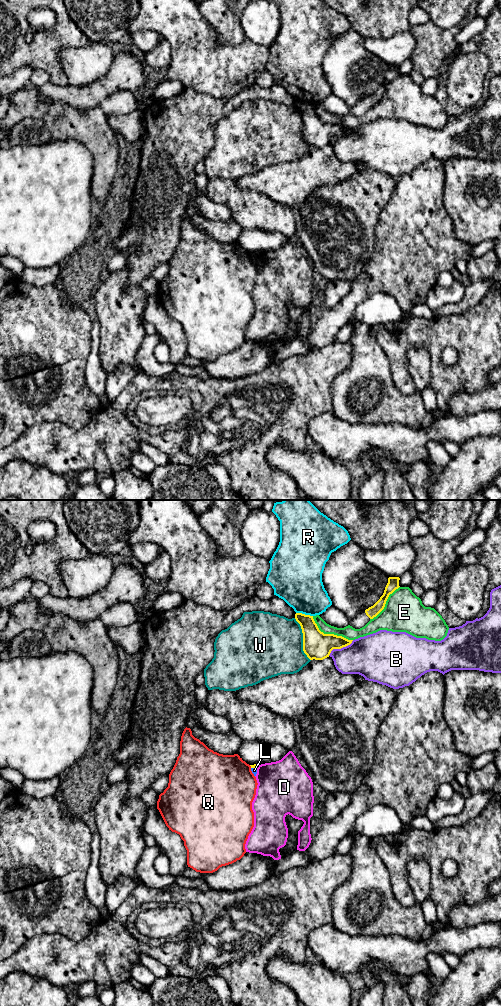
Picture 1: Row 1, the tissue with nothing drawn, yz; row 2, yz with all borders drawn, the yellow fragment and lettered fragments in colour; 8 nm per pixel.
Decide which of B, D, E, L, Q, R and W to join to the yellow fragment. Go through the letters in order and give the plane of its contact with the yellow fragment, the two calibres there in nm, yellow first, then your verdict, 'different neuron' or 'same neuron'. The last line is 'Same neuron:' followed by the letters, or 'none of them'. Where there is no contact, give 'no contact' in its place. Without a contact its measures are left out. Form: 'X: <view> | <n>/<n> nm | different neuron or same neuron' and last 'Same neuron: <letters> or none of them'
B: yz | 220/340 nm | different neuron
D: yz | 30/400 nm | different neuron
E: yz | 220/110 nm | different neuron
L: yz | 30/50 nm | different neuron
Q: yz | 30/460 nm | different neuron
R: yz | 200/360 nm | different neuron
W: yz | 220/480 nm | different neuron
Same neuron: none of them

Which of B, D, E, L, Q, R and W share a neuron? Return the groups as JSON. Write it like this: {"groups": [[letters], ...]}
{"groups": [["B"], ["D"], ["E"], ["L"], ["Q"], ["R"], ["W"]]}

